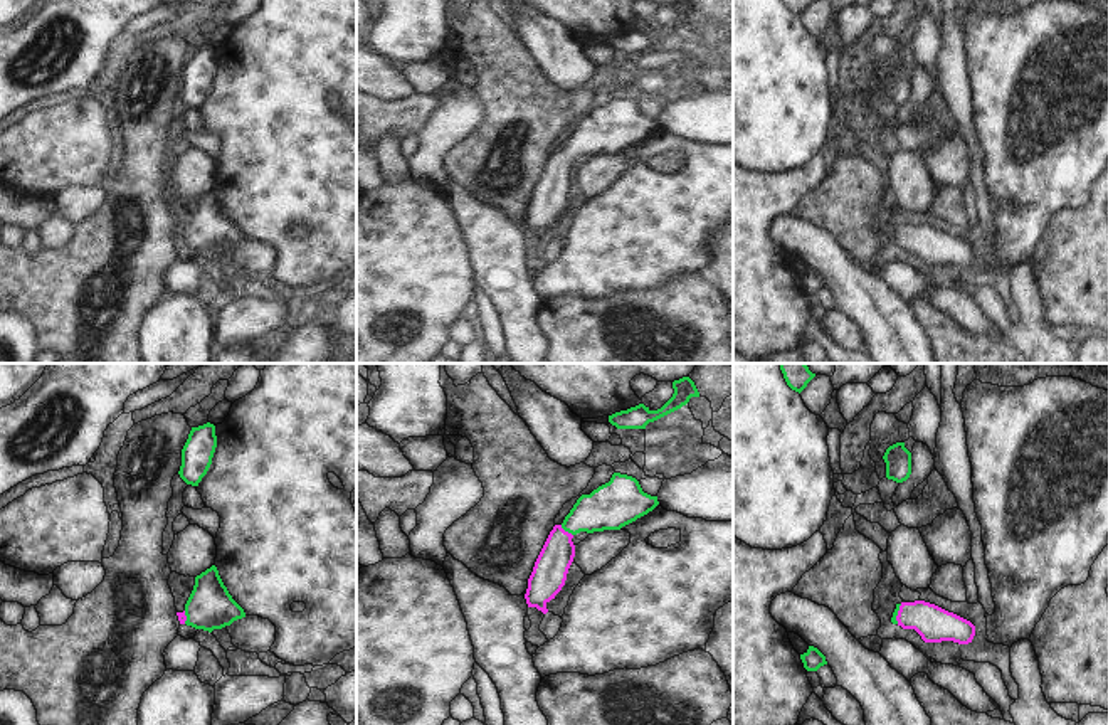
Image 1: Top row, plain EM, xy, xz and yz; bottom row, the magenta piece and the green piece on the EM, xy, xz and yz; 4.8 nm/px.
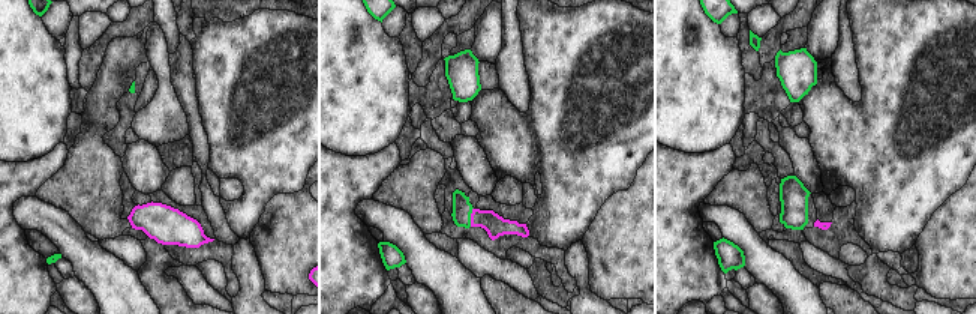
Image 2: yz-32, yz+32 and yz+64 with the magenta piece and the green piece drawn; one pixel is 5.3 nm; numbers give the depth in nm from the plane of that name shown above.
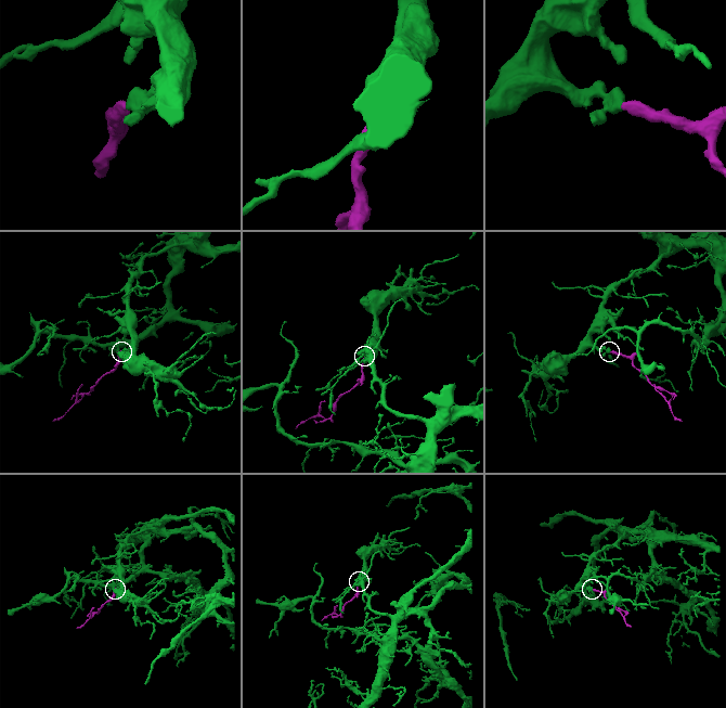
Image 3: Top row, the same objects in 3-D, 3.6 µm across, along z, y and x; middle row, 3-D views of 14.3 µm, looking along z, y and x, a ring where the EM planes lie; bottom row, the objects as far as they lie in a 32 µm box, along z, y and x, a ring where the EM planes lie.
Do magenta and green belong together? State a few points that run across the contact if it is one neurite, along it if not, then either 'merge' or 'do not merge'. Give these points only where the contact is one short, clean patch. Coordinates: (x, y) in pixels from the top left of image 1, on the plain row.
line xz (548, 199), (559, 164), (567, 155), (582, 140), (611, 130); merge

